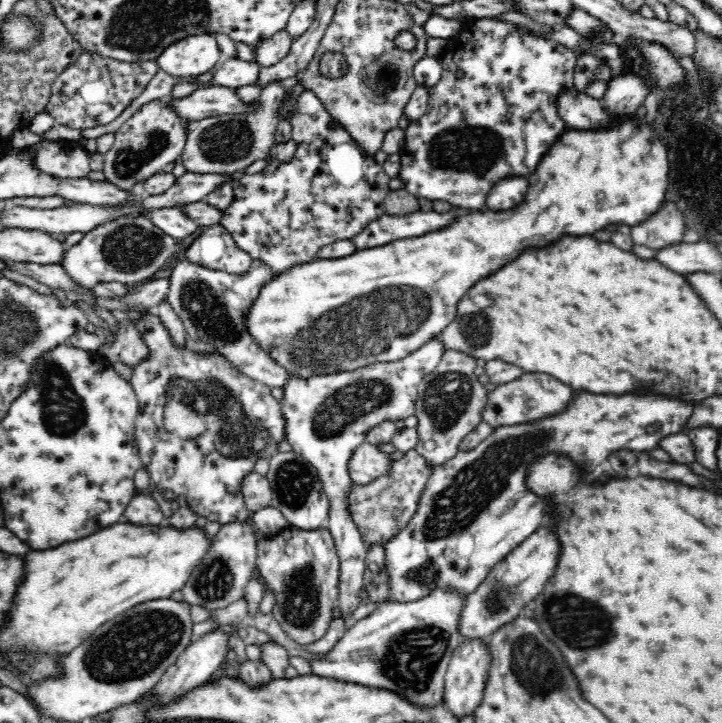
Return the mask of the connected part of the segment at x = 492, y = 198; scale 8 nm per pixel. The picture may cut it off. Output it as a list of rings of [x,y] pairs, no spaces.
[[[506,178],[491,188],[486,199],[486,209],[492,211],[508,210],[522,204],[529,182],[524,178]]]

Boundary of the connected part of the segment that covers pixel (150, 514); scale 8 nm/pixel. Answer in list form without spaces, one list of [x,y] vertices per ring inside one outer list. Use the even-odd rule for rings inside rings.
[[[147,490],[133,495],[123,515],[124,521],[142,525],[160,525],[165,519],[160,505]]]

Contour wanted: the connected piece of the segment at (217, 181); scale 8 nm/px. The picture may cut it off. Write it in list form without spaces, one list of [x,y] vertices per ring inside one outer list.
[[[186,171],[176,178],[174,184],[164,194],[150,195],[141,202],[141,206],[145,210],[154,210],[206,200],[206,196],[224,181],[233,181],[231,176],[232,174],[200,174]]]

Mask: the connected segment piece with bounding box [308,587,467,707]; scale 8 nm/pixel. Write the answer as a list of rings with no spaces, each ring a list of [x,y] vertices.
[[[436,587],[417,601],[377,603],[371,614],[346,630],[330,652],[317,660],[308,660],[311,674],[386,688],[414,705],[436,706],[443,702],[444,676],[454,650],[461,643],[460,616],[466,598],[448,587]]]

